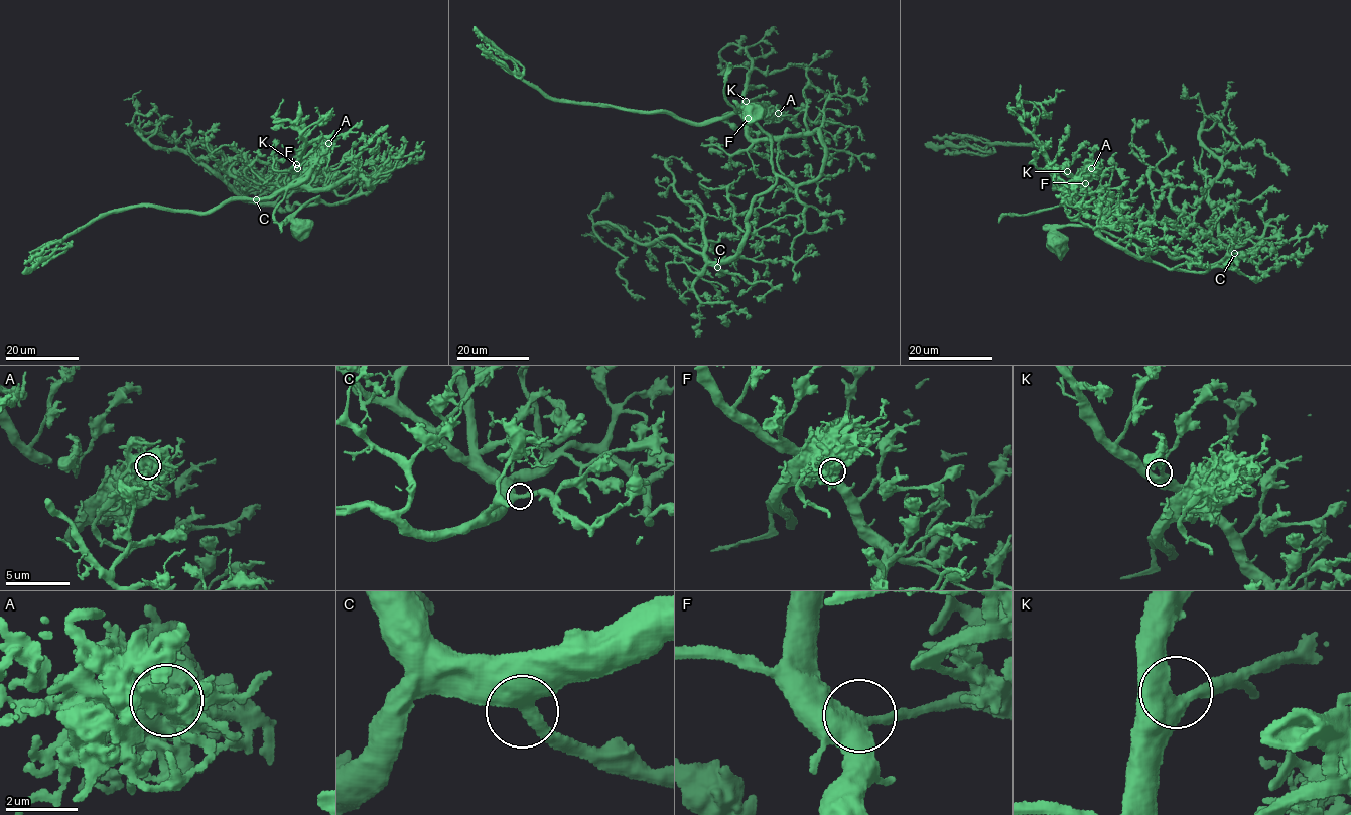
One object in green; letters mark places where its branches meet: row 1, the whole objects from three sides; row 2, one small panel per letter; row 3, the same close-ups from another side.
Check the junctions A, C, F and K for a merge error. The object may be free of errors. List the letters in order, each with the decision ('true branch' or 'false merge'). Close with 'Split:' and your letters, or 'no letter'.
A: false merge
C: true branch
F: true branch
K: true branch
Split: A

